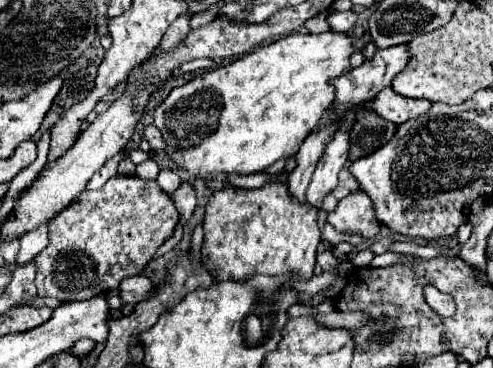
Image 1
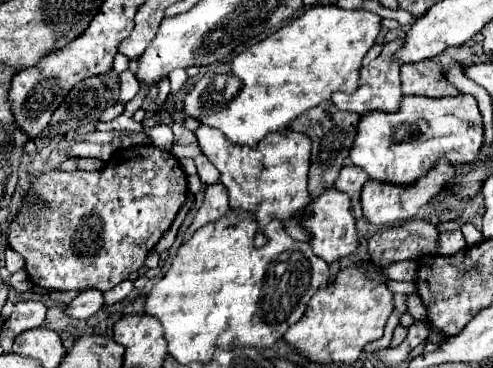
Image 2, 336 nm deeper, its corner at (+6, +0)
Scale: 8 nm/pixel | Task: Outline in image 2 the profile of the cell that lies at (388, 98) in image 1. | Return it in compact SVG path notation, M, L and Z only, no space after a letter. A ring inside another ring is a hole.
M396 38L392 42L386 42L382 54L376 60L372 60L368 66L362 68L360 88L354 94L342 94L342 92L332 94L332 98L330 98L332 104L338 110L356 112L360 116L366 114L366 112L370 112L370 110L384 110L384 112L398 110L398 104L402 100L402 92L400 92L400 68L402 68L402 62L396 62L394 54L400 50L402 44L404 44L404 38Z

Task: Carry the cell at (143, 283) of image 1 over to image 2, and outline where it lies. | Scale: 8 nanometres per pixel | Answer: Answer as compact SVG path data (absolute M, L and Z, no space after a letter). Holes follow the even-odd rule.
M84 290L80 292L68 306L66 306L66 314L70 318L78 318L78 320L86 320L92 314L96 314L104 304L102 292L100 290Z

